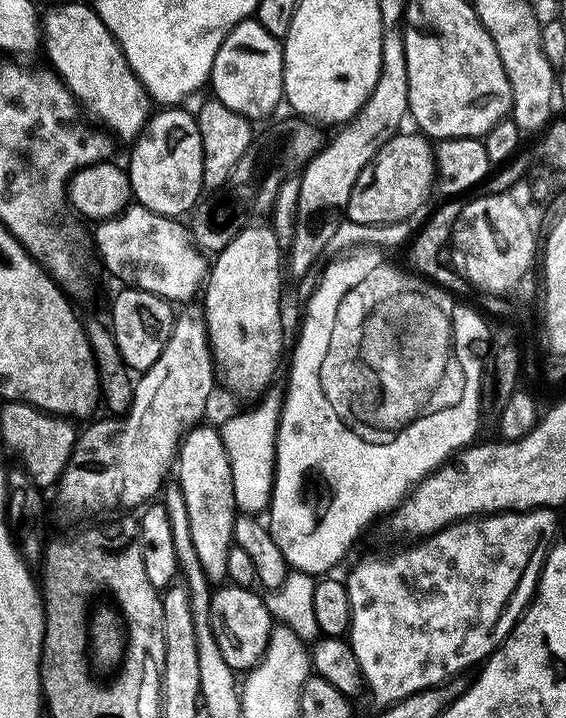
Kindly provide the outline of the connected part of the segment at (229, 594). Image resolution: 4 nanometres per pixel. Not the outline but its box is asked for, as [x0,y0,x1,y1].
[209,582,274,674]

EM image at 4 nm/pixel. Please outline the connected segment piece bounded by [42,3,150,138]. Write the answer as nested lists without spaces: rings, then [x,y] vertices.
[[[87,3],[64,4],[60,12],[52,12],[42,20],[42,48],[48,51],[48,60],[57,76],[63,80],[69,92],[92,116],[97,116],[109,133],[117,132],[120,136],[135,138],[140,135],[146,121],[149,119],[148,104],[150,97],[144,90],[141,77],[132,73],[132,65],[126,62],[120,43],[110,34],[110,30],[101,22],[95,11],[90,10]]]

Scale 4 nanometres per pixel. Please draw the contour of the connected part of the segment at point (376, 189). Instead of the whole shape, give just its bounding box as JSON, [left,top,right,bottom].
[347,134,434,224]

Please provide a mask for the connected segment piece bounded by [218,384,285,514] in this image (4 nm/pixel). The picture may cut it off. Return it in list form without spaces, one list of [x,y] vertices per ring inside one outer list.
[[[269,385],[261,395],[262,402],[254,410],[236,414],[218,428],[224,449],[228,451],[232,463],[236,505],[245,513],[261,513],[271,504],[276,468],[277,426],[280,423],[281,406],[284,404],[284,389],[283,385]]]

